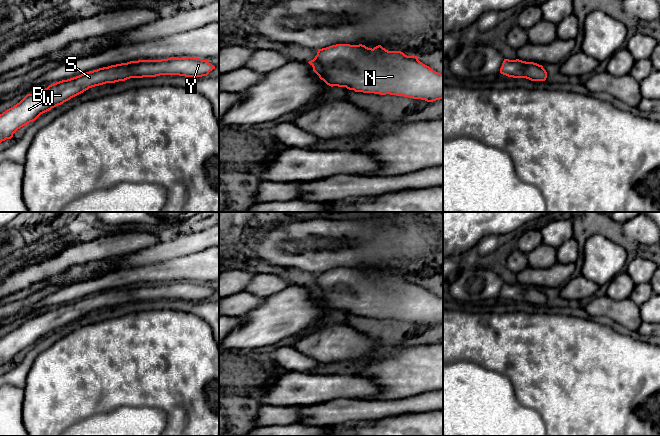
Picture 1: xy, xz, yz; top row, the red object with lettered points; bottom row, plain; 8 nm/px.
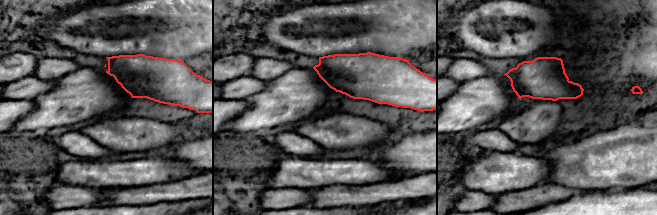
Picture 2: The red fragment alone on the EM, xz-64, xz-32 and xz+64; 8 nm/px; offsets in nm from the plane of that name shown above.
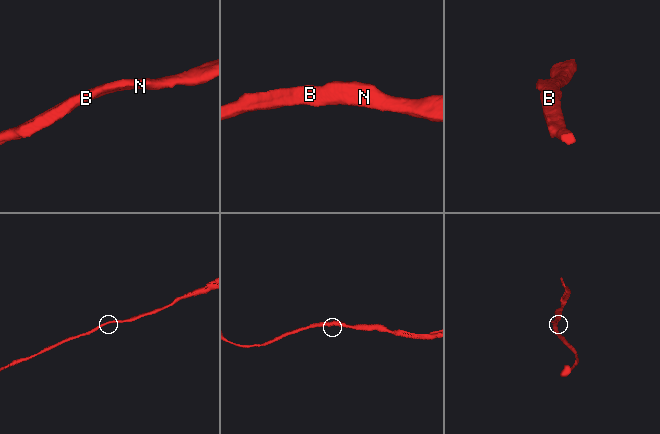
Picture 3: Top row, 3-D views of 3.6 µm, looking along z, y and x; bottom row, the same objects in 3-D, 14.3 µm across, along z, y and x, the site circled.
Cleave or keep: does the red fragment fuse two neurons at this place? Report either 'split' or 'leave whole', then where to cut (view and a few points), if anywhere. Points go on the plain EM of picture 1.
leave whole; cut none

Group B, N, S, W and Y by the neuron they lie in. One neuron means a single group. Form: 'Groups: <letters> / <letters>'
Groups: B N S W Y

